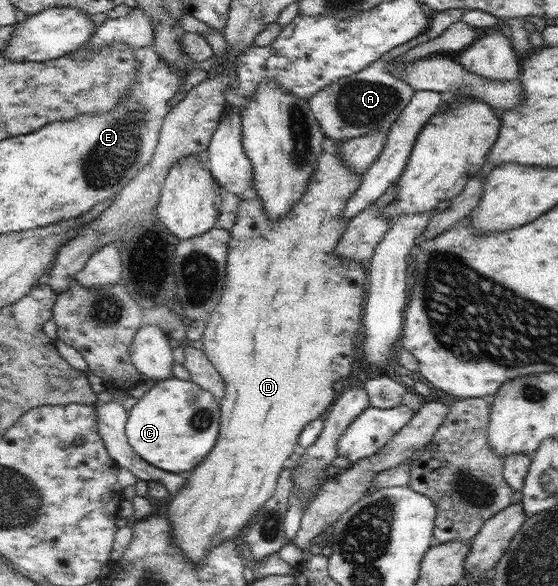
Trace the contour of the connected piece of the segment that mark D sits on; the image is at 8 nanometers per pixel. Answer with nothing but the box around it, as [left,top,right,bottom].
[165,139,368,563]

